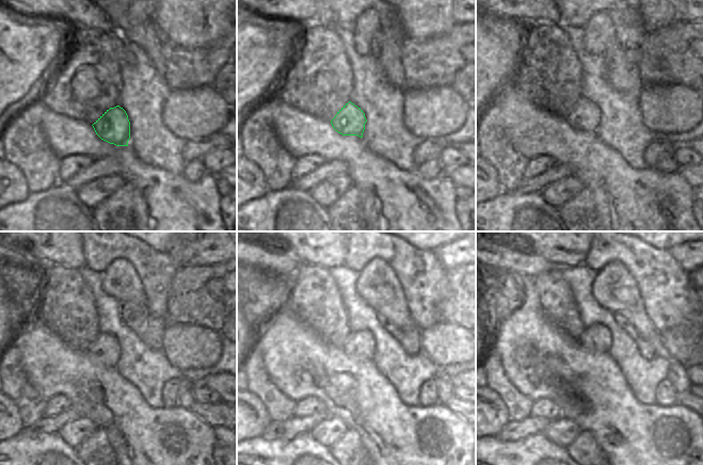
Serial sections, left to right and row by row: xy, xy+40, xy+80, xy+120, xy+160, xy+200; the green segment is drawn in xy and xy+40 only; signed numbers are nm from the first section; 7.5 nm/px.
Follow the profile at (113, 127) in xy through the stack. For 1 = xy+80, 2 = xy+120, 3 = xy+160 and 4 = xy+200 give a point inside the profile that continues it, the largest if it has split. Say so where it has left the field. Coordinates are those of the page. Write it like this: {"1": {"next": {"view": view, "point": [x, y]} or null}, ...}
{"1": {"next": {"view": "xy+80", "point": [586, 116]}}, "2": {"next": {"view": "xy+120", "point": [106, 352]}}, "3": {"next": {"view": "xy+160", "point": [360, 345]}}, "4": {"next": {"view": "xy+200", "point": [596, 338]}}}

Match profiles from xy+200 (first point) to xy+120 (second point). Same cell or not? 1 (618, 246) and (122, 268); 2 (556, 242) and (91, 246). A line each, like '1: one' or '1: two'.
1: two
2: two

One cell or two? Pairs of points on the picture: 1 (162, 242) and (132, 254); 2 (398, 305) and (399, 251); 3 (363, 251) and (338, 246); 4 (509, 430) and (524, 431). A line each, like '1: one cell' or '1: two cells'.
1: two cells
2: two cells
3: two cells
4: one cell

